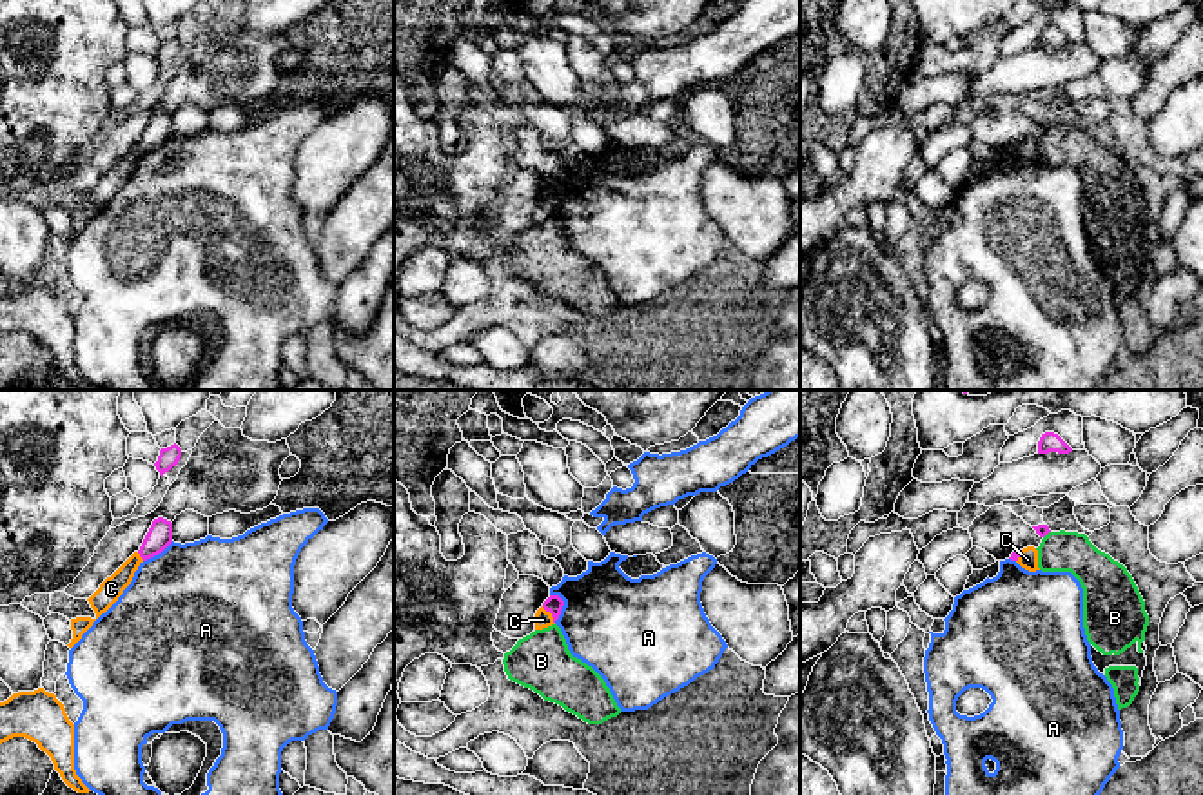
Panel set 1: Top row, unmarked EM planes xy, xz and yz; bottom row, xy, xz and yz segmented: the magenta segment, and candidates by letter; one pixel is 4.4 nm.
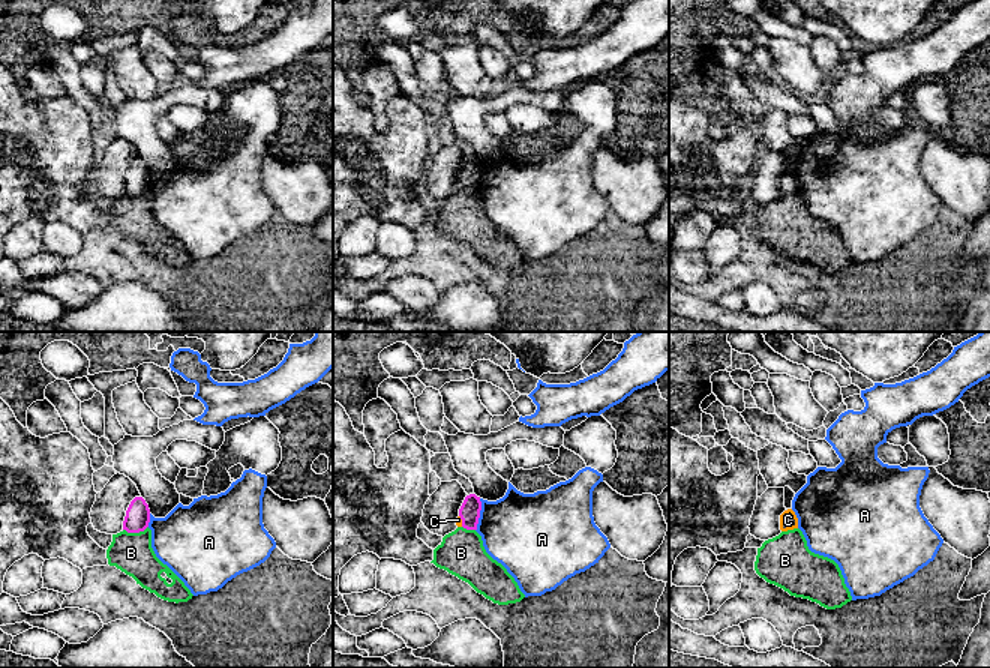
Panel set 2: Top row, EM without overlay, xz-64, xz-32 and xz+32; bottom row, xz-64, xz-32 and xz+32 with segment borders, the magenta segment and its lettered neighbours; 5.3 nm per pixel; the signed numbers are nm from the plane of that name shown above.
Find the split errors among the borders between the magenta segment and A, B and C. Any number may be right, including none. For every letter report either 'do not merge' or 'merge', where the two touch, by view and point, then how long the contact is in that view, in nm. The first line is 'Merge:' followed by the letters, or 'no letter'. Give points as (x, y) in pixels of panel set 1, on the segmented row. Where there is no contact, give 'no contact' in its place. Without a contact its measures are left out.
Merge: no letter
A: do not merge; contact xz (563, 605); length 130 nm
B: do not merge; contact yz (1047, 532); length 50 nm
C: do not merge; contact xz (550, 612); length 100 nm

